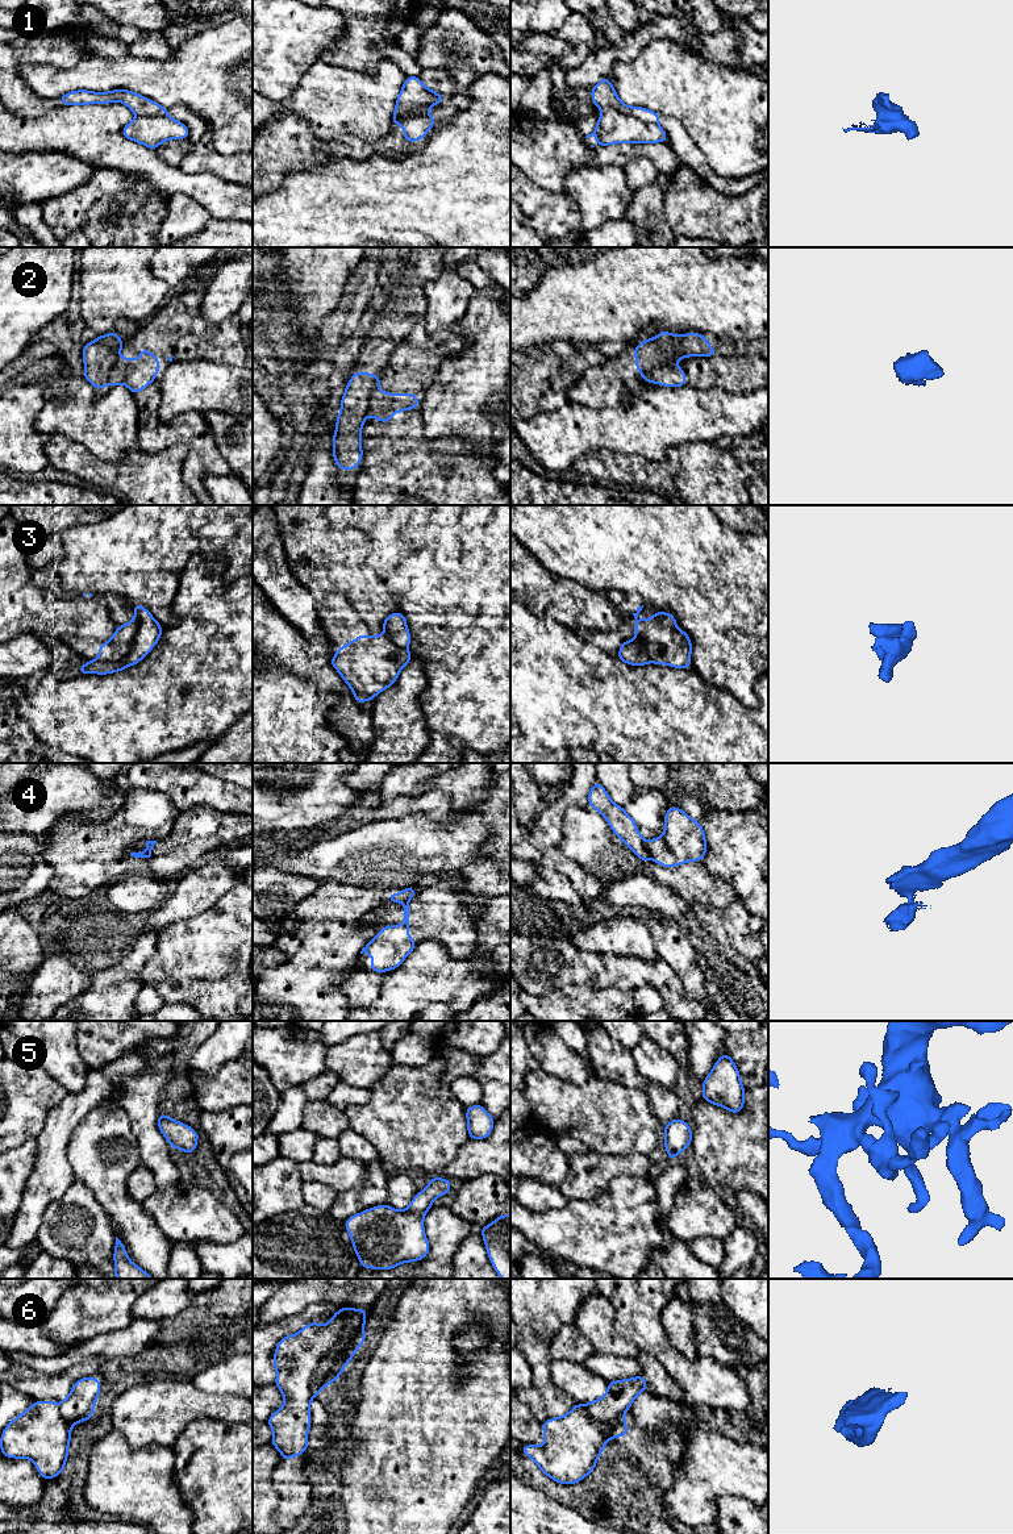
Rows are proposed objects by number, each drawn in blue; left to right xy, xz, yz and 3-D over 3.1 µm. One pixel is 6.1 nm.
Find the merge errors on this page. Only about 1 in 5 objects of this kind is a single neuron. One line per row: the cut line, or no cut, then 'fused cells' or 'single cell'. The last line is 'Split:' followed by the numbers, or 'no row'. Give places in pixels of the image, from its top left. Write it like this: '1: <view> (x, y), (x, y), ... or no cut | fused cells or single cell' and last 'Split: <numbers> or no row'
1: yz (601, 107), (611, 105), (642, 121), (657, 124) | fused cells
2: yz (674, 362), (642, 376) | fused cells
3: xy (136, 616), (140, 628), (132, 649), (116, 661), (100, 658) | fused cells
4: yz (645, 842), (650, 857) | fused cells
5: no cut | single cell
6: xz (353, 1309), (345, 1321), (344, 1338), (315, 1371), (315, 1393) | fused cells
Split: 1, 2, 3, 4, 6

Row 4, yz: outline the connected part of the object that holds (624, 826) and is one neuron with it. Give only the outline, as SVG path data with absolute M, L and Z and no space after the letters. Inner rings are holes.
M599 781L589 789L588 804L601 813L614 834L625 842L642 863L650 858L646 841L642 838L634 820L622 806L610 800L608 792Z

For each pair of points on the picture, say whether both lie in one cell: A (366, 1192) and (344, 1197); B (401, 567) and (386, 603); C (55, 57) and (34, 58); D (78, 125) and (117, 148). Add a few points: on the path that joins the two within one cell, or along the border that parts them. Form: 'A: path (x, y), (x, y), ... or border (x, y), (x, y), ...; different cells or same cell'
A: path (361, 1197), (349, 1197); same cell
B: border (370, 567), (396, 601), (397, 611); different cells
C: path (50, 57), (40, 57); same cell
D: path (87, 132), (92, 133), (108, 148); same cell

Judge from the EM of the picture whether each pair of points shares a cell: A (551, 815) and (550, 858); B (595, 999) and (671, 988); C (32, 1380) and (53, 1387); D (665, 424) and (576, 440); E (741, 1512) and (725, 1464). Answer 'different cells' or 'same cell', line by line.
A: different cells
B: different cells
C: same cell
D: same cell
E: different cells

